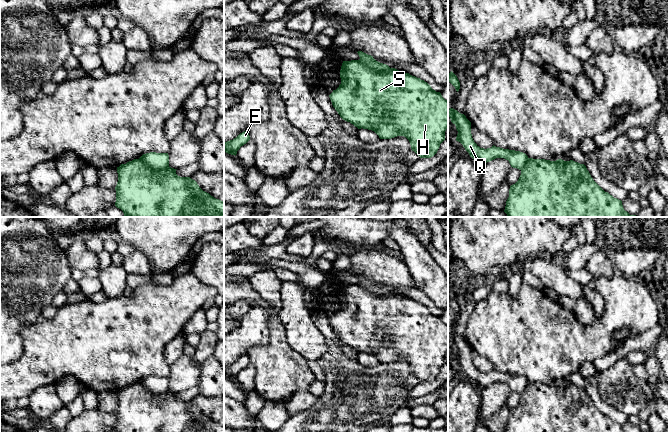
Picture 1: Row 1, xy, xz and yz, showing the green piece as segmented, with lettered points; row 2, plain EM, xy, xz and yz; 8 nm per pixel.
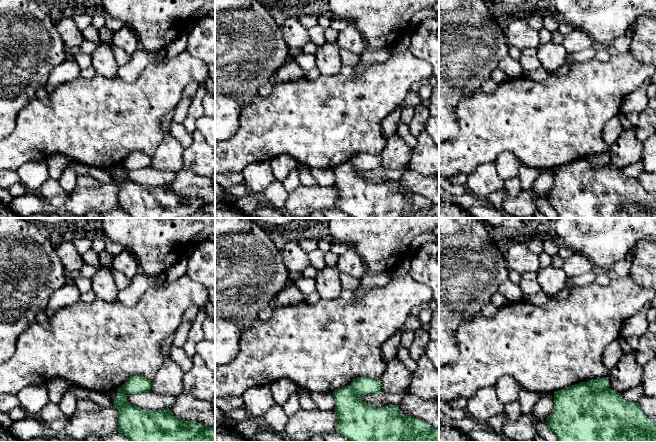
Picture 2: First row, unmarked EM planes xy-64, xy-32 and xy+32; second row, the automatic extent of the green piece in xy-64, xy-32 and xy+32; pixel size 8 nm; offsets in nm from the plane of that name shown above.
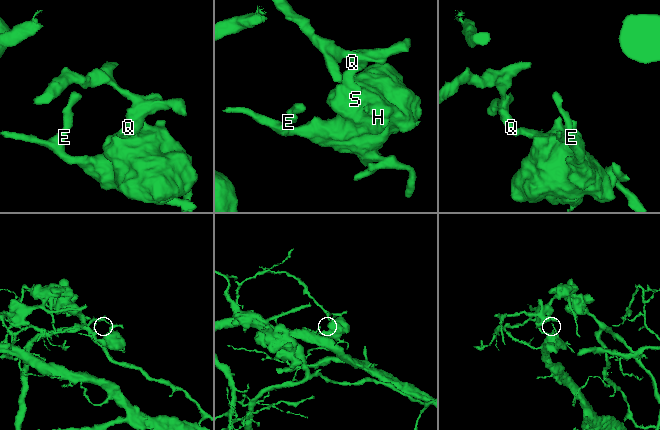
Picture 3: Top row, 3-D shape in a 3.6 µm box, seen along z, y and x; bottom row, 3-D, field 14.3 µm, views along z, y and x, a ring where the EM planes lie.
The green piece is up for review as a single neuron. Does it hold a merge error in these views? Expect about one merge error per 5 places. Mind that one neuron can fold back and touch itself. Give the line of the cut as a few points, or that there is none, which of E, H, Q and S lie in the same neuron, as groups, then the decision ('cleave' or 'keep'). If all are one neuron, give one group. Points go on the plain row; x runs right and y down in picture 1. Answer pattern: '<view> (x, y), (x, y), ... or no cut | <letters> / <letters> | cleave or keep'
xz (358, 284), (376, 293), (390, 292) | E H S / Q | cleave

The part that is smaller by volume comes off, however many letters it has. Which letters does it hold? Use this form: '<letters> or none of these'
E, H, S

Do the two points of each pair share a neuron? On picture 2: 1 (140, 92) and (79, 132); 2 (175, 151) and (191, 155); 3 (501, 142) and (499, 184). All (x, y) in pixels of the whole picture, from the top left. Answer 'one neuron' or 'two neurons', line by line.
1: one neuron
2: two neurons
3: two neurons

